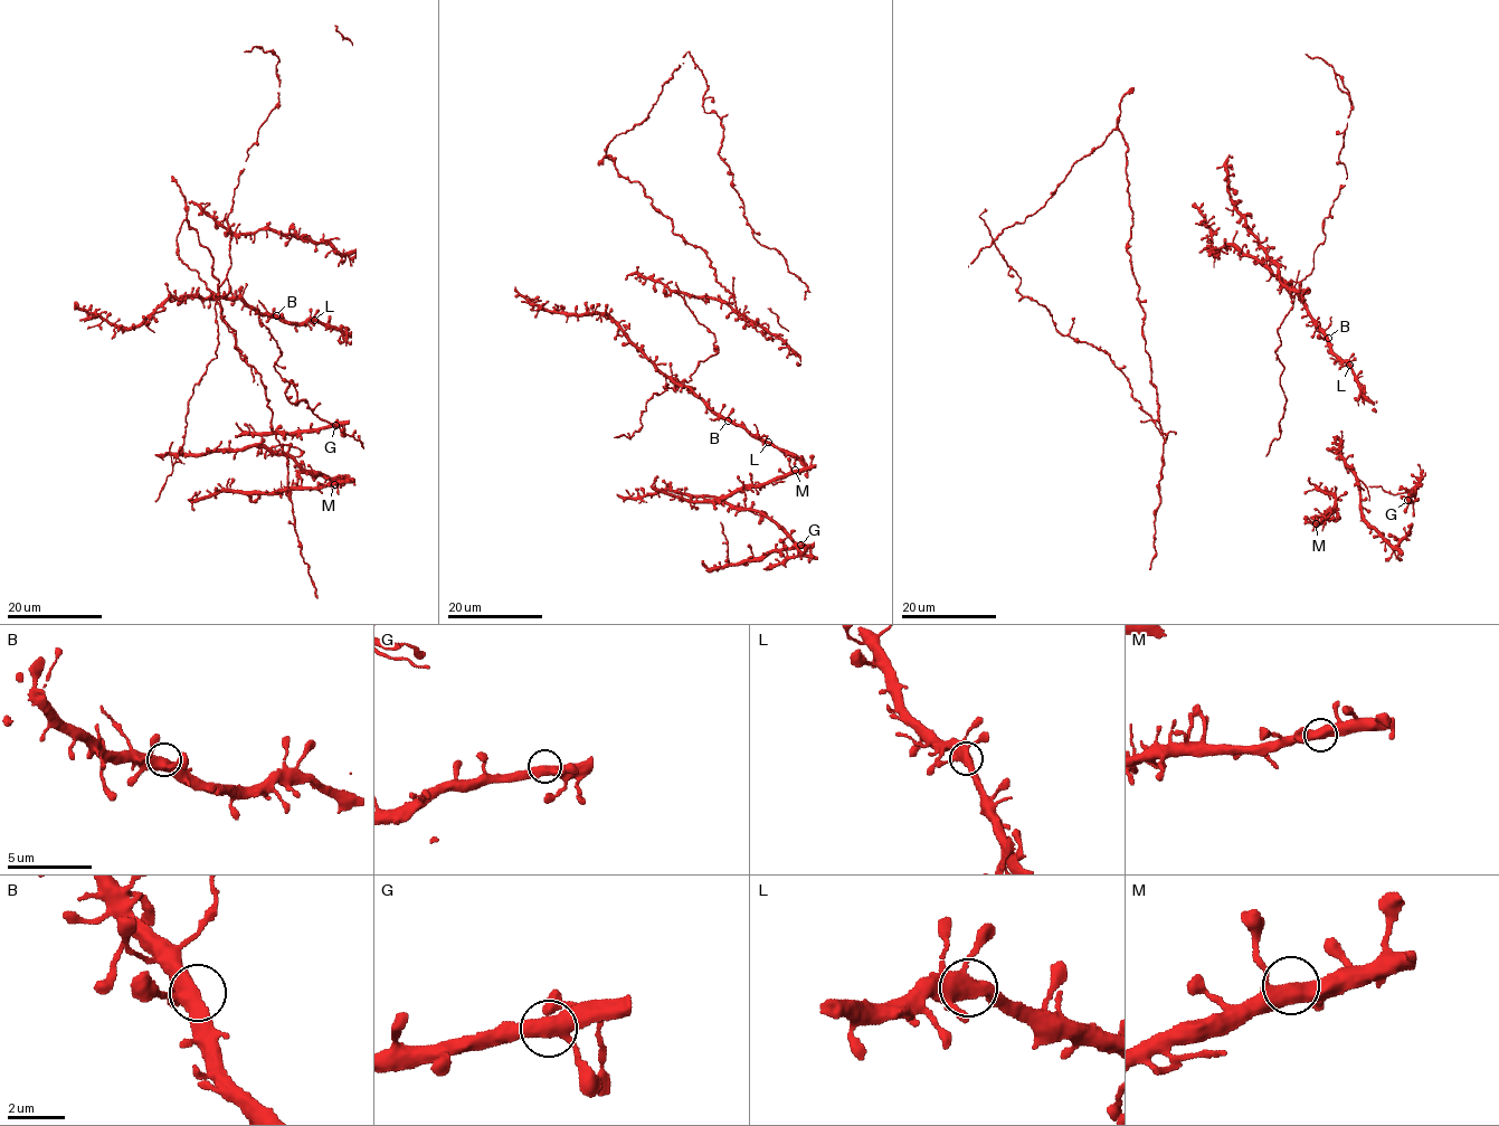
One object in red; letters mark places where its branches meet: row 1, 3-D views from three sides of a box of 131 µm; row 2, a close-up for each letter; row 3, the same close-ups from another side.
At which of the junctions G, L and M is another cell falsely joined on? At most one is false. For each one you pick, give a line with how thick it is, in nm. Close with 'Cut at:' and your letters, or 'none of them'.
Cut at: none of them

